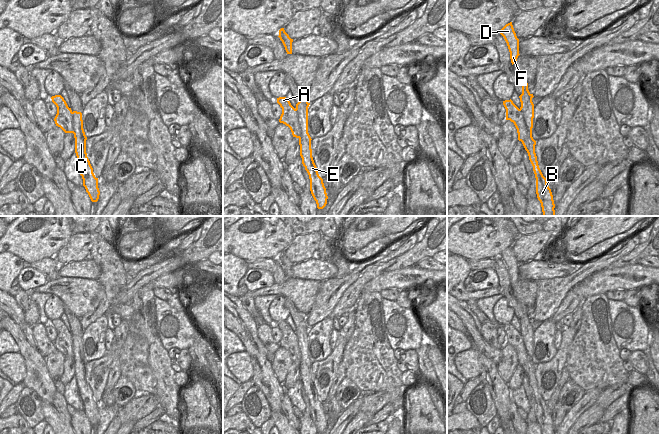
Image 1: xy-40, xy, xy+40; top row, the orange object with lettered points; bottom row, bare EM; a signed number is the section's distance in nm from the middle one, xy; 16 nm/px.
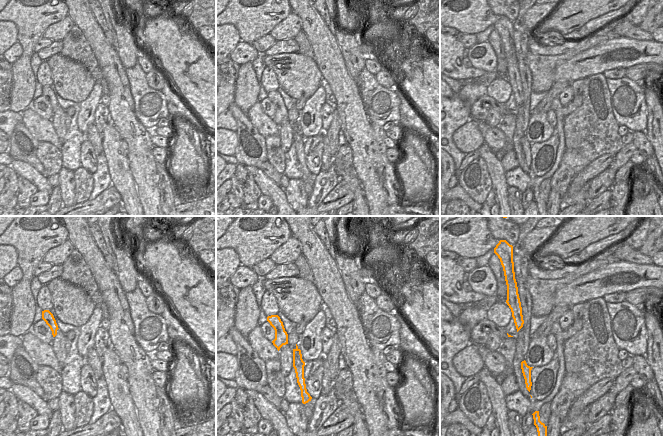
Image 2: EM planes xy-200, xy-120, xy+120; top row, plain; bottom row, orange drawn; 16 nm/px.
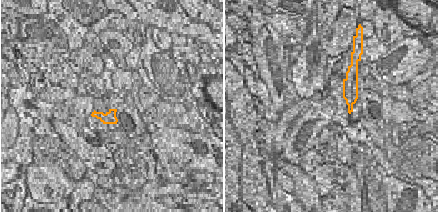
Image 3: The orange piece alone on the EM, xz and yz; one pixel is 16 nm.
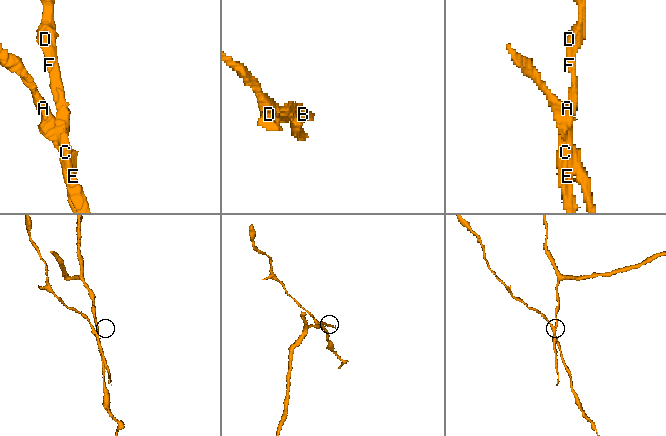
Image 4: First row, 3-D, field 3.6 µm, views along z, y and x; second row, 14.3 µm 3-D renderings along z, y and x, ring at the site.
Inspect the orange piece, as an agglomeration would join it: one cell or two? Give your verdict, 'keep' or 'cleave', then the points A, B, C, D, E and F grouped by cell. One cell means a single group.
cleave | A / B C D E F

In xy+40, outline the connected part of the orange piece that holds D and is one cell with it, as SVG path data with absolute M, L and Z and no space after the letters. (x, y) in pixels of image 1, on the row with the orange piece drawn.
M512 22L506 24L502 29L500 34L504 37L509 52L512 65L516 63L519 54L519 39L516 36Z

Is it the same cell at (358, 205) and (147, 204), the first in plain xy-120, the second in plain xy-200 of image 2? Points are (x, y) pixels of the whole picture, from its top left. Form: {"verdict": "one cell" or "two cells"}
{"verdict": "two cells"}

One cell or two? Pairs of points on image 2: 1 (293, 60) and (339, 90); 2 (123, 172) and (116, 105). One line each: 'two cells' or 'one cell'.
1: two cells
2: two cells

